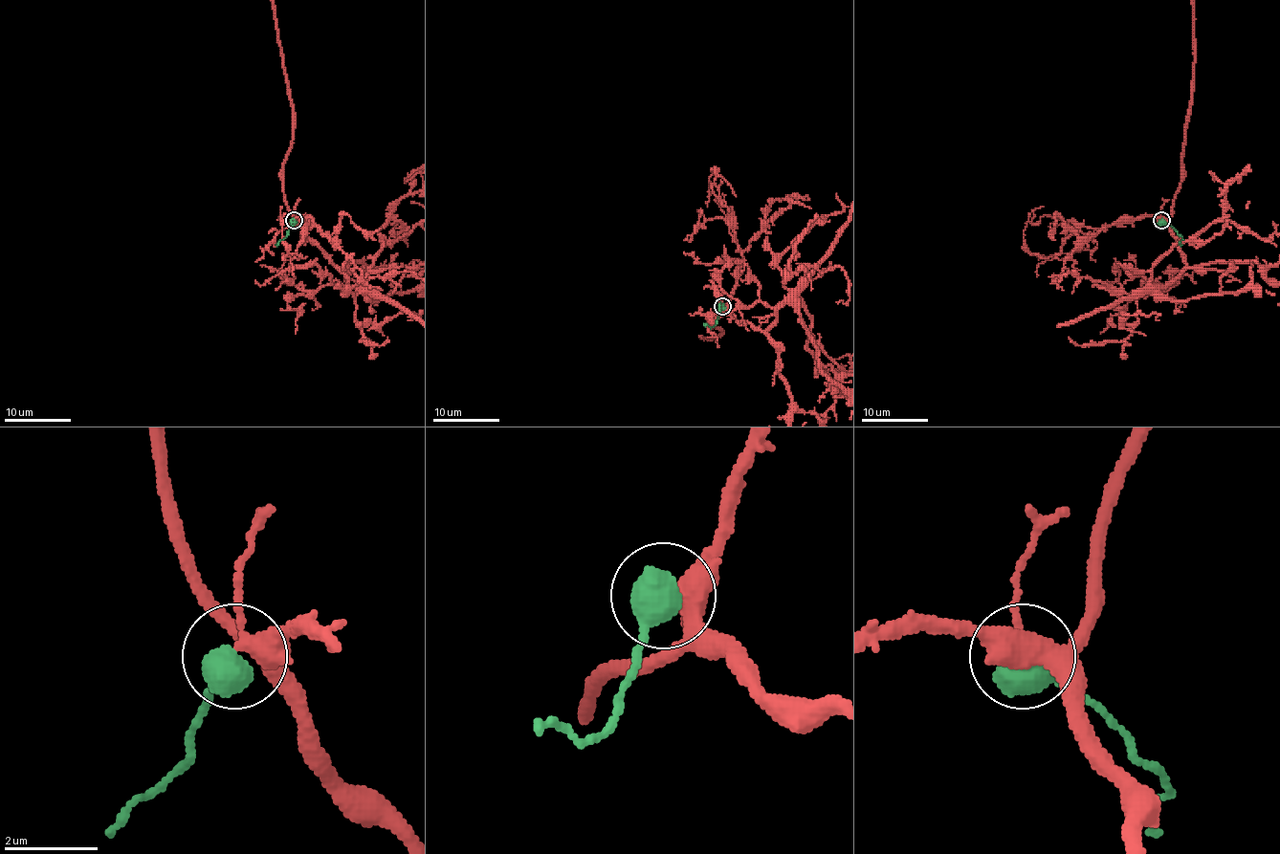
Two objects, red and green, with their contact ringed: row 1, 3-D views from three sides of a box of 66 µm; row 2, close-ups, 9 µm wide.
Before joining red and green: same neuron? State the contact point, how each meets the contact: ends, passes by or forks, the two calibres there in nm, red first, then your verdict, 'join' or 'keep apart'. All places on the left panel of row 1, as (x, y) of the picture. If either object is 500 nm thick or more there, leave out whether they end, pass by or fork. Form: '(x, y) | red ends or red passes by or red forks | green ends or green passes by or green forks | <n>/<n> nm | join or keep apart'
(294, 220) | 320/700 nm | join

